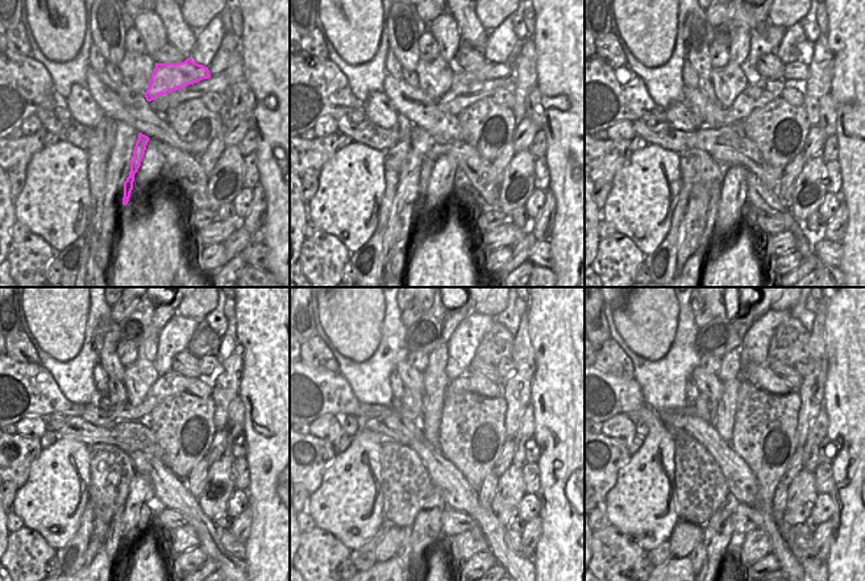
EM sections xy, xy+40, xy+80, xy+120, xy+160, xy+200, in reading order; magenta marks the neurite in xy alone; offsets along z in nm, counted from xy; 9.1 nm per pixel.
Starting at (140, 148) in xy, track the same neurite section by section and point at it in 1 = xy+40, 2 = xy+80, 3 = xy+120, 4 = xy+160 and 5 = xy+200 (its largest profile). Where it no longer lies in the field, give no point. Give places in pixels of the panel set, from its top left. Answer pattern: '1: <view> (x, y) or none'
1: xy+40 (414, 232)
2: xy+80 (697, 166)
3: xy+120 (112, 470)
4: xy+160 (406, 484)
5: xy+200 (701, 488)

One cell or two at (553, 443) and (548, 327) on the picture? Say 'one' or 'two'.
one

